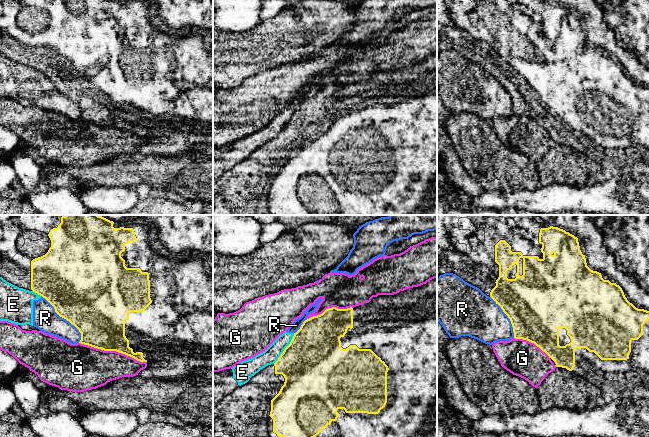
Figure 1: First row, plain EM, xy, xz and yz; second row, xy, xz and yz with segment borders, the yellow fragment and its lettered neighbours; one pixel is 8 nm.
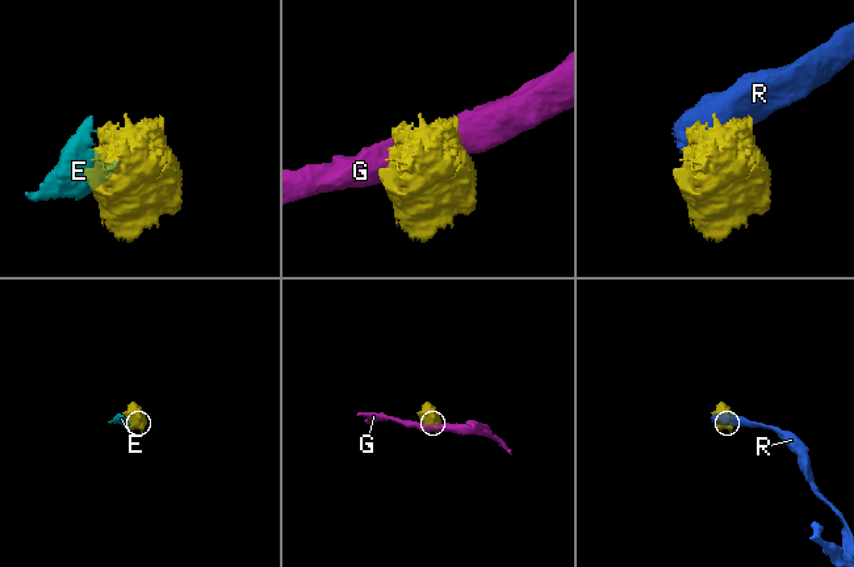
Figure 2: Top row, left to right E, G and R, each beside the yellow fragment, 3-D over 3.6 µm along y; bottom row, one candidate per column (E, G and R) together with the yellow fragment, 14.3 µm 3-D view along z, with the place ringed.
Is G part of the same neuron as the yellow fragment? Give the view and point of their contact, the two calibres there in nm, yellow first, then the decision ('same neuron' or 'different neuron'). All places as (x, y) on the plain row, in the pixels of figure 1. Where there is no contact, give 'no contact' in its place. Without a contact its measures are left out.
contact xy (113, 126); calibres 380 and 340 nm; different neuron

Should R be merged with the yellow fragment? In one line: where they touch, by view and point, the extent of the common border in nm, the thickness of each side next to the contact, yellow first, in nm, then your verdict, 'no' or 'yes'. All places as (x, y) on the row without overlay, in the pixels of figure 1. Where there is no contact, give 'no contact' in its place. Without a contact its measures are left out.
xy (65, 94) | 500 nm | 500/200 nm | no

